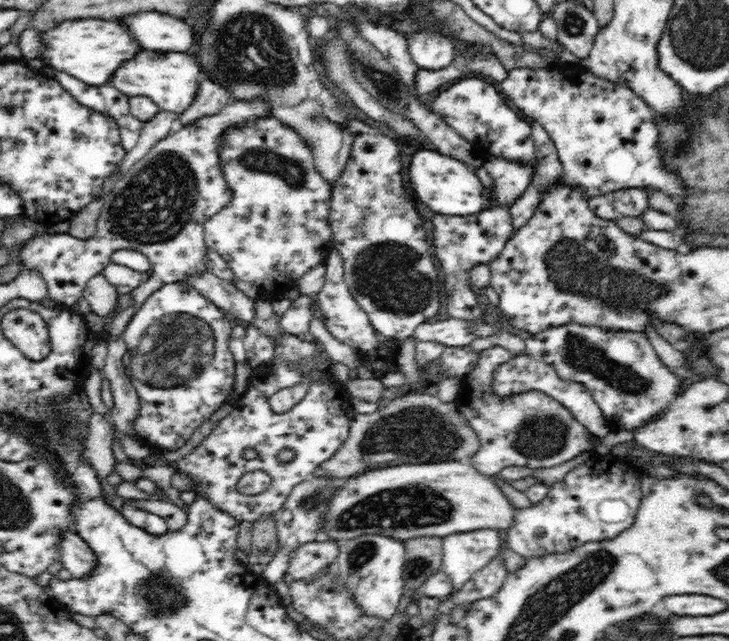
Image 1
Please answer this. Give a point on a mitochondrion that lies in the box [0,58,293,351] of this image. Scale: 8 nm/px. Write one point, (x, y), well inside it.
(153, 207)

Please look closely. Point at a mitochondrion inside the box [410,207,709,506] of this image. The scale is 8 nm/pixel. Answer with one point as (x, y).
(573, 267)

